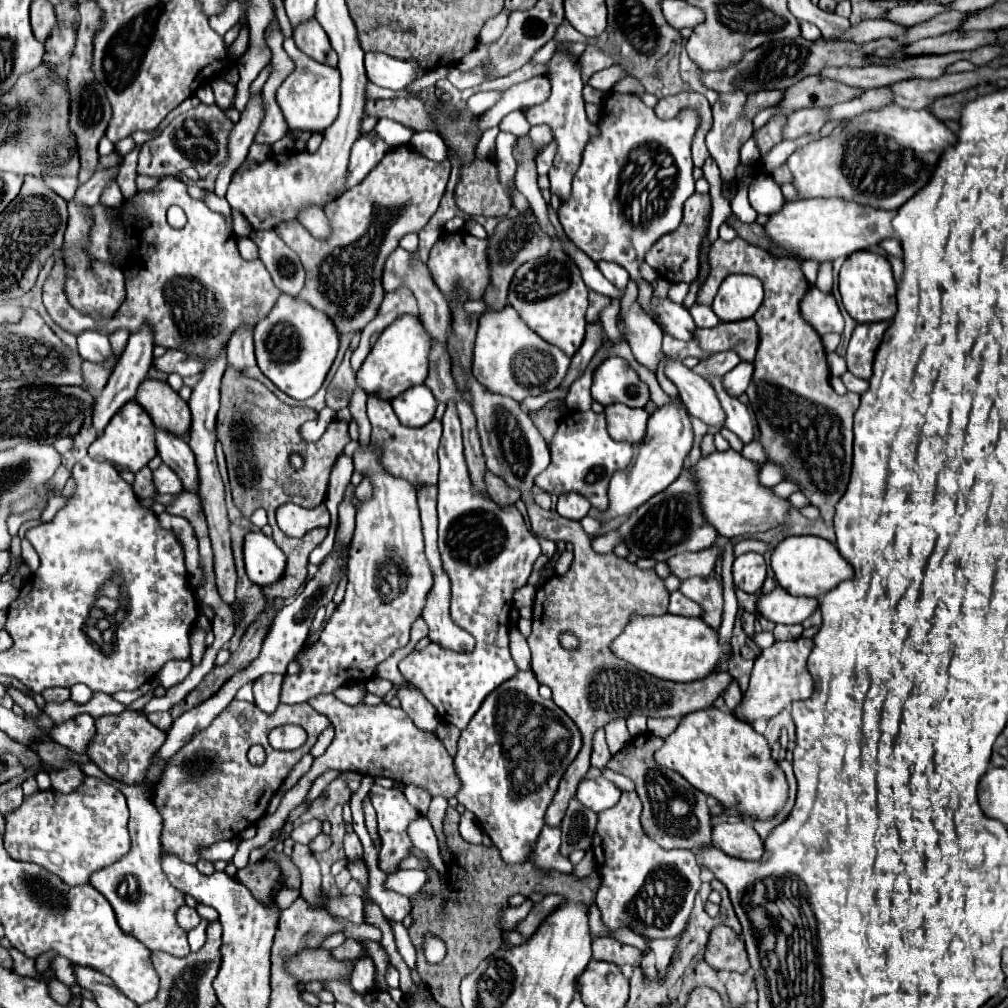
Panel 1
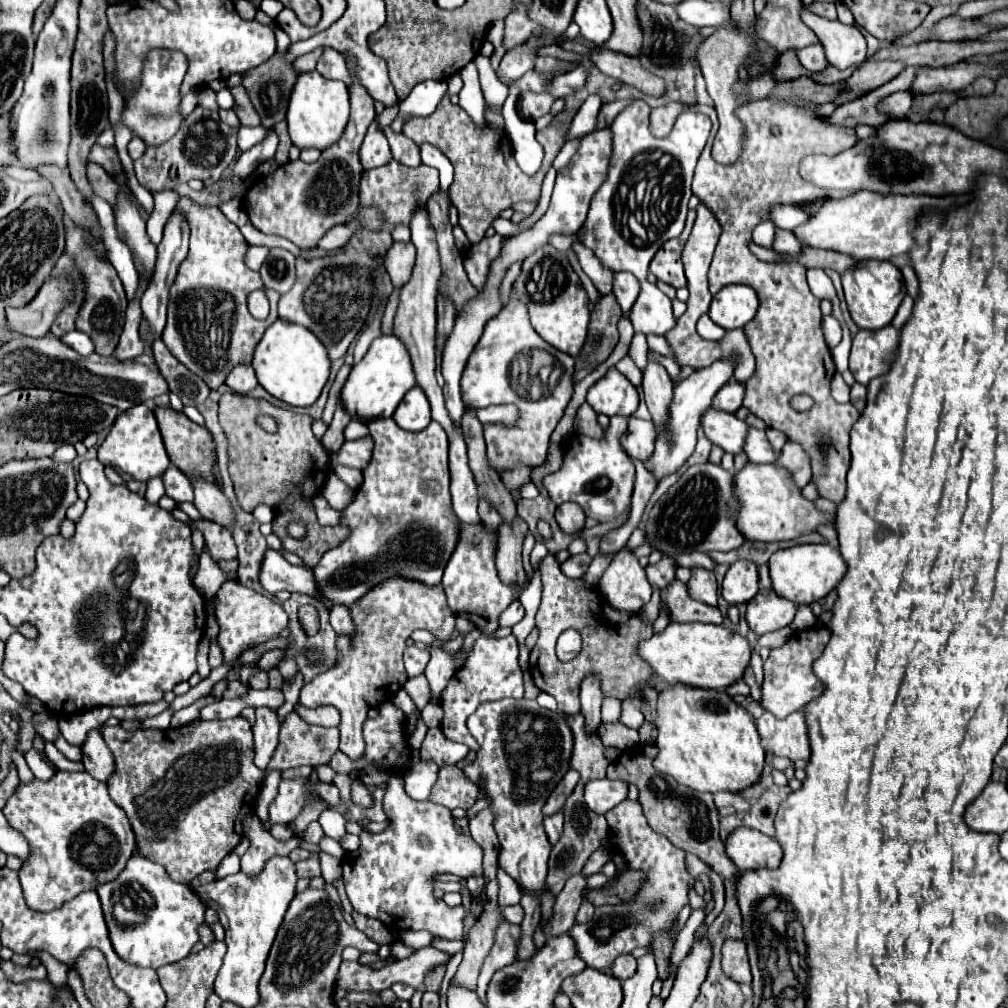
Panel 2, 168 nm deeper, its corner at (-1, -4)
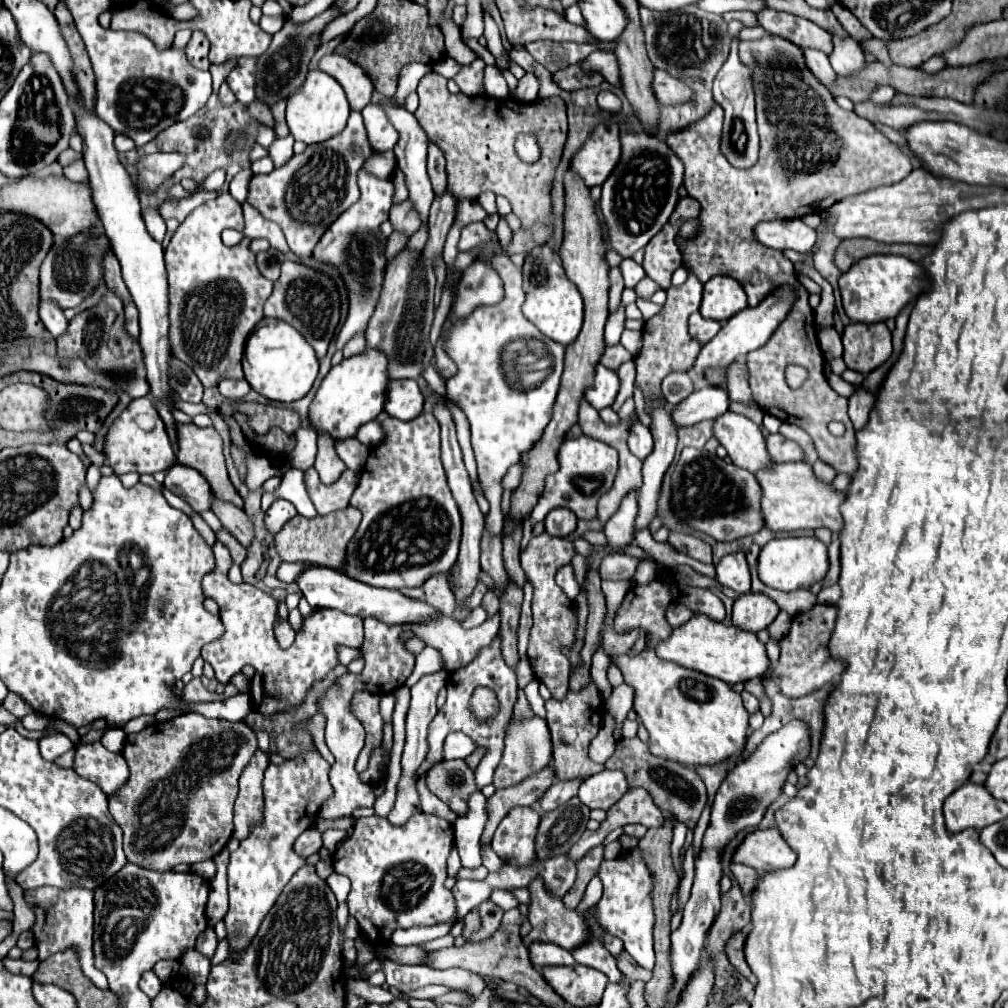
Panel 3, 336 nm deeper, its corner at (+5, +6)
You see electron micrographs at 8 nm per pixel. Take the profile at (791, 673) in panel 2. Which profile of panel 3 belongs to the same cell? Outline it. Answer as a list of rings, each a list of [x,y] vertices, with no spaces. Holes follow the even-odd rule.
[[[815,604],[811,610],[793,618],[789,634],[781,640],[781,658],[771,676],[771,680],[781,688],[785,696],[805,696],[805,692],[813,692],[813,688],[831,684],[843,674],[845,662],[833,658],[829,652],[829,640],[835,628],[835,620],[837,606],[829,604]]]

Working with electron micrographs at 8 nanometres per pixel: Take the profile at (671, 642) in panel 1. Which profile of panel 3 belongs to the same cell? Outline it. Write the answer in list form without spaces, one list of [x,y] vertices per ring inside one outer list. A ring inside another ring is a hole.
[[[695,614],[687,624],[675,628],[667,640],[657,644],[657,656],[677,662],[685,668],[703,672],[707,676],[719,678],[729,686],[753,678],[763,680],[767,672],[771,672],[771,660],[767,658],[765,644],[757,638],[755,632],[735,628],[733,624],[715,622],[701,614]]]

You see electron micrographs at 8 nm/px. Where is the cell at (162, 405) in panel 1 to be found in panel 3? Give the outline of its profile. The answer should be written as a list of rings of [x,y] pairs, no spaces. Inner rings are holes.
[[[177,424],[177,438],[179,438],[177,462],[181,462],[183,466],[191,466],[191,468],[199,470],[205,476],[205,480],[209,480],[209,484],[213,488],[213,494],[219,500],[225,500],[225,502],[235,504],[237,508],[243,508],[243,500],[229,480],[227,466],[225,466],[225,456],[223,456],[223,440],[217,434],[217,430],[215,428],[199,428],[195,424]]]

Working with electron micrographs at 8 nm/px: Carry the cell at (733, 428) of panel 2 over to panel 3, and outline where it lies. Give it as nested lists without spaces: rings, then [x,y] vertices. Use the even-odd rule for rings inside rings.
[[[725,412],[715,420],[713,430],[735,466],[749,470],[751,474],[773,466],[761,428],[747,416]]]

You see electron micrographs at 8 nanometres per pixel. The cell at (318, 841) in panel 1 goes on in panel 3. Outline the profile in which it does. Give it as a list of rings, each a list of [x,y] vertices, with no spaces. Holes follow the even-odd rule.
[[[333,872],[327,878],[327,884],[329,884],[329,888],[333,890],[333,894],[337,896],[339,902],[345,902],[347,900],[347,894],[349,894],[349,878],[347,876],[341,876],[341,874]]]

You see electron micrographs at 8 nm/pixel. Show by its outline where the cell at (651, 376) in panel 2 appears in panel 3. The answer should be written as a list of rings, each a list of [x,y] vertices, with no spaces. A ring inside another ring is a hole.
[[[653,404],[653,424],[651,434],[655,440],[653,452],[643,460],[643,486],[639,490],[639,512],[635,520],[635,532],[649,528],[651,520],[657,516],[657,500],[661,492],[661,482],[667,468],[673,462],[675,446],[677,446],[677,428],[673,428],[673,420],[669,420],[669,408],[661,408],[661,404]]]

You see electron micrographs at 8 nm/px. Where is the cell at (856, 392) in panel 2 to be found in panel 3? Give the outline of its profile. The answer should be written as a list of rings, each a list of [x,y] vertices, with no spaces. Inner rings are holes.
[[[857,386],[855,394],[849,398],[849,418],[853,422],[855,430],[865,428],[865,424],[869,422],[869,412],[875,404],[875,396],[867,390],[863,390],[861,386]]]

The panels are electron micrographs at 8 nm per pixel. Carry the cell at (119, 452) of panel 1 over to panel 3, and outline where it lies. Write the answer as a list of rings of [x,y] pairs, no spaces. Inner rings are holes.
[[[147,396],[135,398],[127,406],[127,410],[113,422],[113,426],[107,432],[107,442],[103,452],[107,454],[107,464],[113,468],[117,476],[127,472],[139,472],[139,474],[165,472],[177,462],[169,436],[165,432],[165,424]]]

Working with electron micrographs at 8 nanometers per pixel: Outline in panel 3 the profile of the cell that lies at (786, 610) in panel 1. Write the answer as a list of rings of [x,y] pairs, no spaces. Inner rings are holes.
[[[747,592],[733,604],[733,624],[741,630],[759,632],[767,628],[779,614],[779,606],[767,594]]]

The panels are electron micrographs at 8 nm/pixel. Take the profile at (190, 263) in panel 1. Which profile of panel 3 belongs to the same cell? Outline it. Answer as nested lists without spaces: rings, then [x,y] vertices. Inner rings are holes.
[[[219,194],[215,200],[209,200],[195,208],[183,224],[177,228],[175,236],[171,238],[167,250],[165,250],[165,266],[167,266],[167,278],[169,278],[169,318],[171,318],[171,348],[173,356],[183,360],[205,388],[217,386],[223,378],[239,380],[243,378],[241,370],[241,358],[245,350],[245,342],[253,328],[263,318],[263,304],[271,296],[273,282],[263,278],[257,264],[255,254],[249,250],[251,238],[243,238],[235,246],[225,246],[221,242],[221,232],[225,228],[233,228],[243,232],[243,212],[241,204],[229,194]]]

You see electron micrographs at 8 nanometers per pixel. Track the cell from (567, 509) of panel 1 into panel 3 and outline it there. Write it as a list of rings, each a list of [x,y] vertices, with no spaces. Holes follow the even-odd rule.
[[[555,508],[545,518],[545,532],[555,538],[565,538],[573,534],[575,526],[577,526],[577,516],[573,516],[573,512],[569,512],[567,508]]]

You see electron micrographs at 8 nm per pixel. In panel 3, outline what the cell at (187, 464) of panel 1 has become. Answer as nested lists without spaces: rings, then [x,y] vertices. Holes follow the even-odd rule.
[[[215,498],[213,500],[213,512],[221,520],[221,524],[223,524],[223,528],[227,532],[231,532],[245,548],[251,546],[251,542],[255,538],[253,524],[251,524],[251,520],[247,518],[247,514],[241,508]]]

